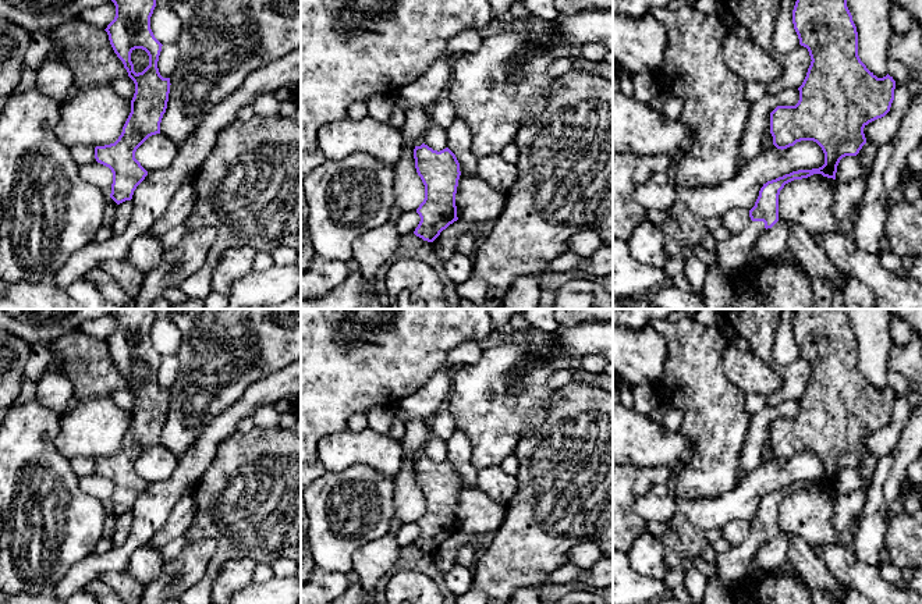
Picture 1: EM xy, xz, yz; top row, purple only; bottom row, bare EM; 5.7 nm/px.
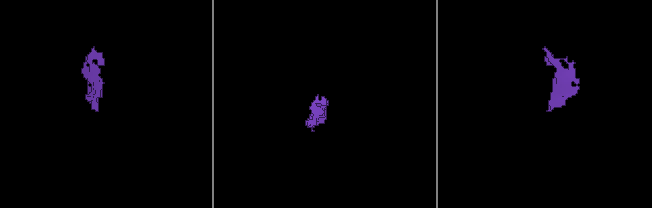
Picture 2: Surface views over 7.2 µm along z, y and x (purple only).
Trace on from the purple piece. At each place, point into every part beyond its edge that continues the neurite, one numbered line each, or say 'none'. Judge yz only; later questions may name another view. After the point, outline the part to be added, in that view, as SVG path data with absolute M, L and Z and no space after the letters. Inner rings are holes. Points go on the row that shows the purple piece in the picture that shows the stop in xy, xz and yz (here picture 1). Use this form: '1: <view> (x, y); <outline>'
1: yz (733, 253); M751 220L742 232L733 234L730 239L719 242L717 260L730 280L742 274L748 256L765 230L763 221Z

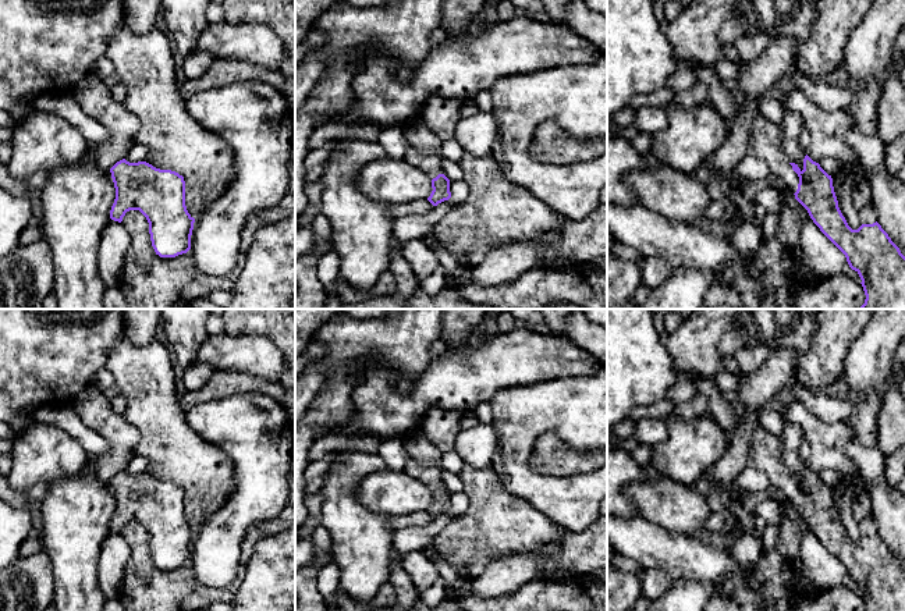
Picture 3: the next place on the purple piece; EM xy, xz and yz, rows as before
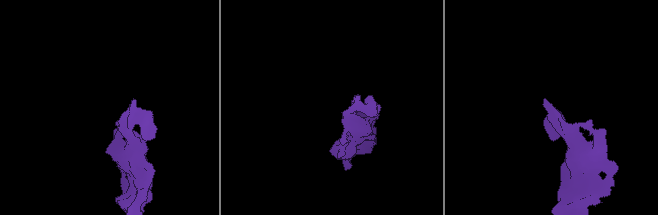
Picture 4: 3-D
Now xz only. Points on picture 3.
1: xz (430, 164); M408 146L405 157L407 161L427 174L432 180L436 178L439 174L443 174L441 159L441 154L423 154L414 146Z

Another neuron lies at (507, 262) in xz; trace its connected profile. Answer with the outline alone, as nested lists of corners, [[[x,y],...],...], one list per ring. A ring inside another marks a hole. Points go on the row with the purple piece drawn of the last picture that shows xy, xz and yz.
[[[550,232],[542,241],[517,241],[496,246],[472,267],[473,284],[483,287],[507,284],[539,267],[549,242],[557,237],[557,232]]]

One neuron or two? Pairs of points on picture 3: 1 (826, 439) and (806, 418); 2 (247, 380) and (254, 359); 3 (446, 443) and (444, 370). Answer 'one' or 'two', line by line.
1: one
2: two
3: two

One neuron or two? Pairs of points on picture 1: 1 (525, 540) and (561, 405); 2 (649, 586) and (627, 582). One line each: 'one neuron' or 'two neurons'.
1: one neuron
2: one neuron

